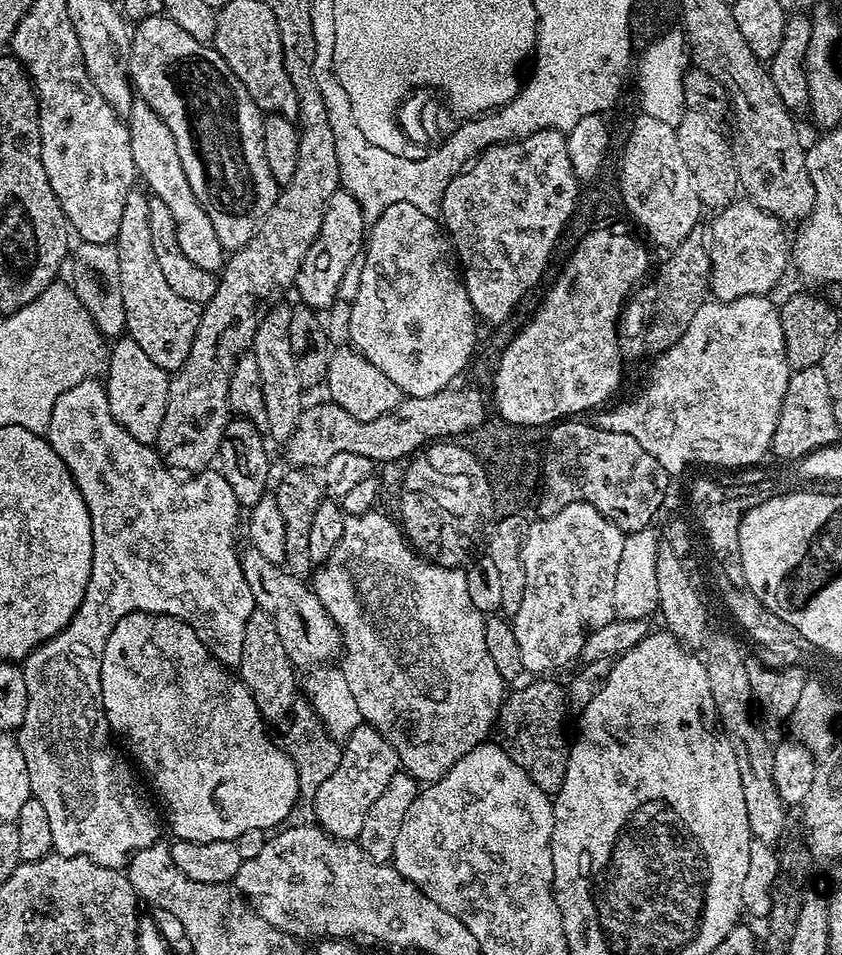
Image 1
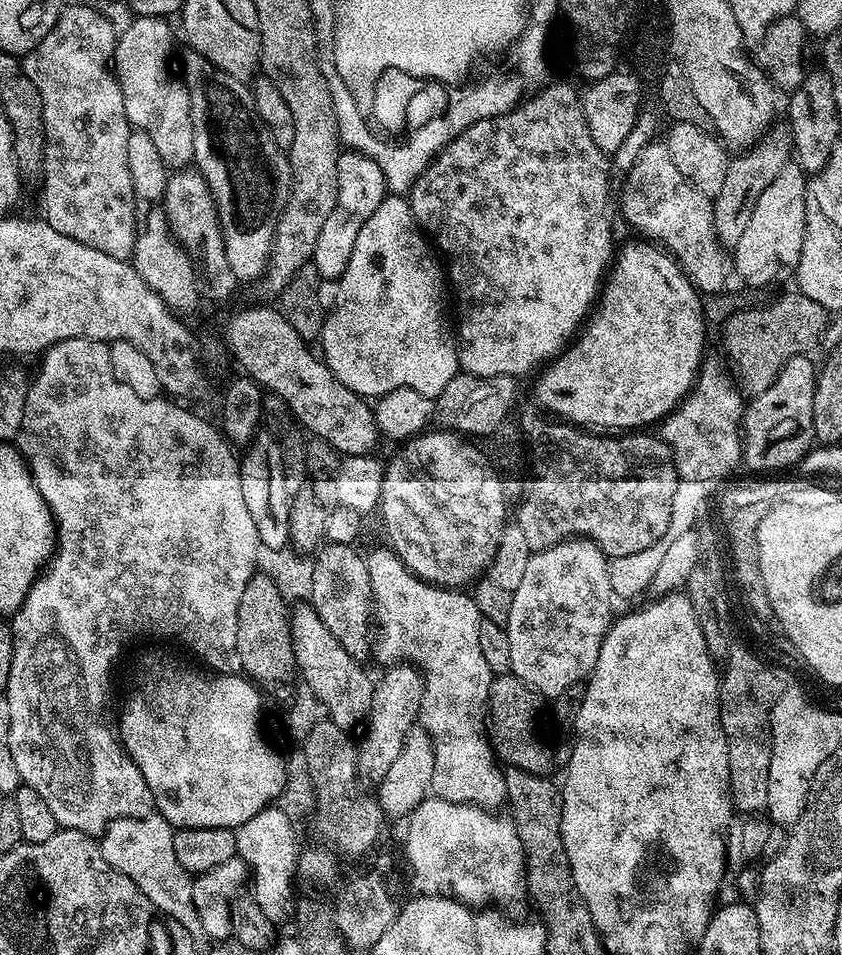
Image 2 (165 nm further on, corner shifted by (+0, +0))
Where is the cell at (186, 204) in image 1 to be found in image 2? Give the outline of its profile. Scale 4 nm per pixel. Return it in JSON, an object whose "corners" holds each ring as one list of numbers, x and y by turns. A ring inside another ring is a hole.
{"corners":[[139,16,132,18,116,38,116,58,114,71,116,81,122,90,122,102,126,106,126,118,137,132,144,132,154,142,155,149,162,156,162,162,169,169,187,168,193,163,194,130,192,129,192,111,190,94,179,75,172,73,172,28,163,16]]}

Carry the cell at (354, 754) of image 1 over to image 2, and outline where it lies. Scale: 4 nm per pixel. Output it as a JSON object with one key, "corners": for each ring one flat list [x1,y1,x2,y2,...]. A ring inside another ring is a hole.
{"corners":[[406,663,393,664,385,672,388,673,381,680,375,681,370,714,356,754,356,771,361,781,369,780,372,786,386,778,398,754,402,754,402,742,406,742,406,734,417,723,424,704,424,678,419,668]]}

